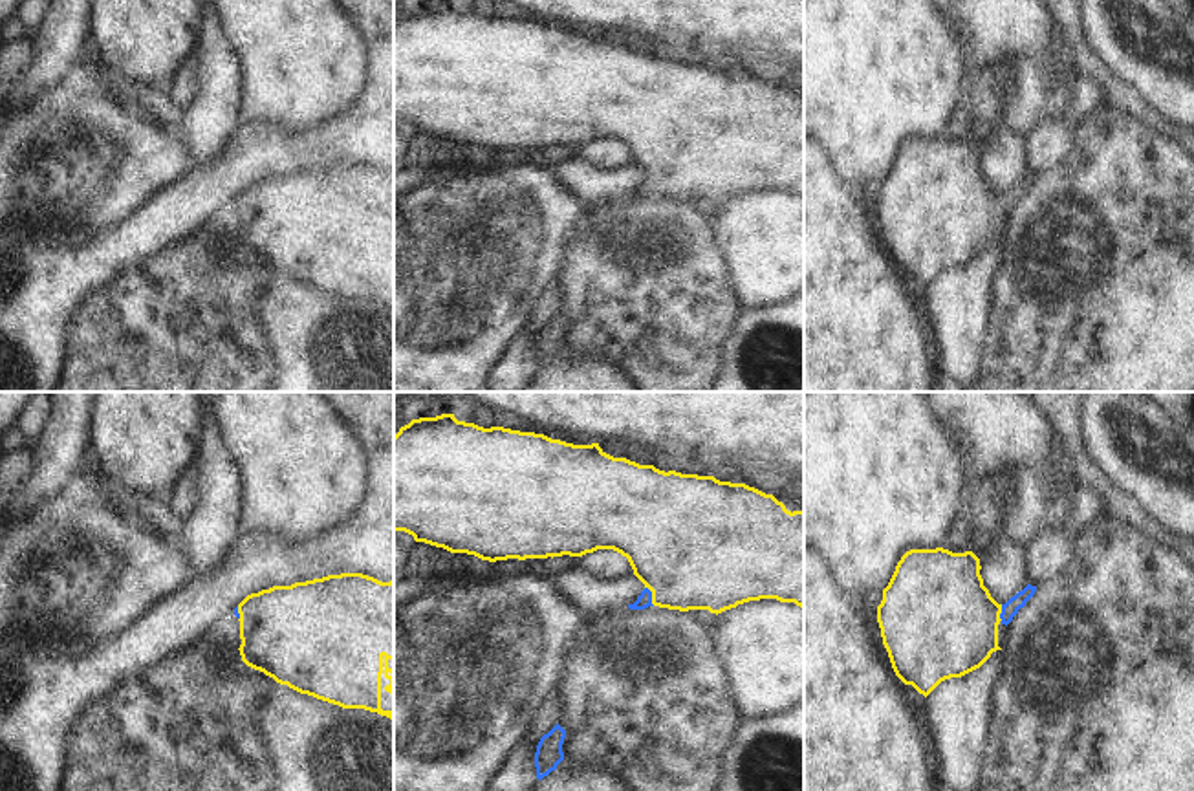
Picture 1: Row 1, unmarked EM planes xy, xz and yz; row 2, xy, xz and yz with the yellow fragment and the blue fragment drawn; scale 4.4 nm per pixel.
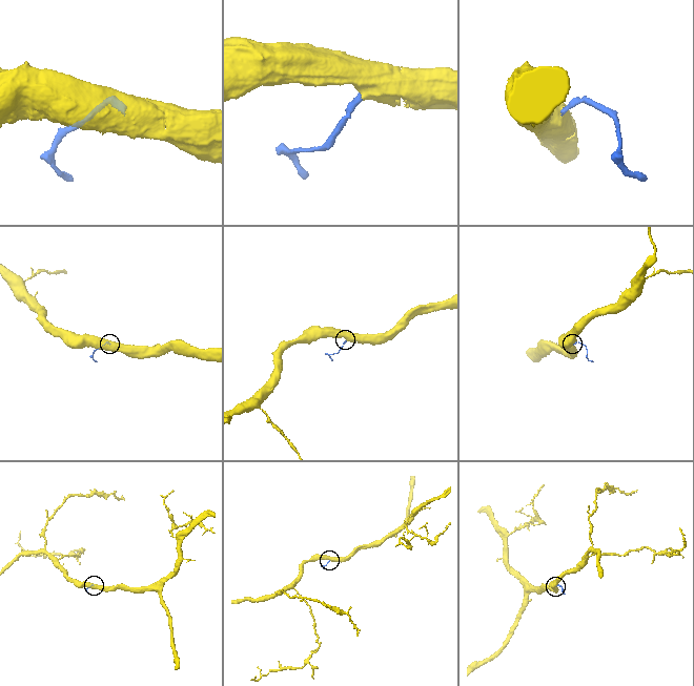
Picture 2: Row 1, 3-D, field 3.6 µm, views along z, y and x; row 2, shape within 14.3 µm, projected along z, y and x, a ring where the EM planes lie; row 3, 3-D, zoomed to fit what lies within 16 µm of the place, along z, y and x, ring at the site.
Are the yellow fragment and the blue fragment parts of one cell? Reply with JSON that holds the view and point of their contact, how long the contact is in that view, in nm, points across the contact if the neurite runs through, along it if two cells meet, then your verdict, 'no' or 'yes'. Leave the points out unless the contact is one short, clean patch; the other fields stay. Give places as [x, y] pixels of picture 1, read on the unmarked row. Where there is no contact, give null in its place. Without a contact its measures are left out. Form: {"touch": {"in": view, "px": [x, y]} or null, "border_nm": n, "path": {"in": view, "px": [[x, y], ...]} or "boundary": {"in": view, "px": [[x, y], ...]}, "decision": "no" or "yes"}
{"touch": {"in": "xz", "px": [652, 185]}, "border_nm": 100, "path": {"in": "xz", "px": [[689, 141], [652, 185], [643, 191]]}, "decision": "yes"}

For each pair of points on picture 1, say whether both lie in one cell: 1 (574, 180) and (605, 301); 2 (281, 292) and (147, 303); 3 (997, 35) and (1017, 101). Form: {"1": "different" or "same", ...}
{"1": "different", "2": "different", "3": "same"}

